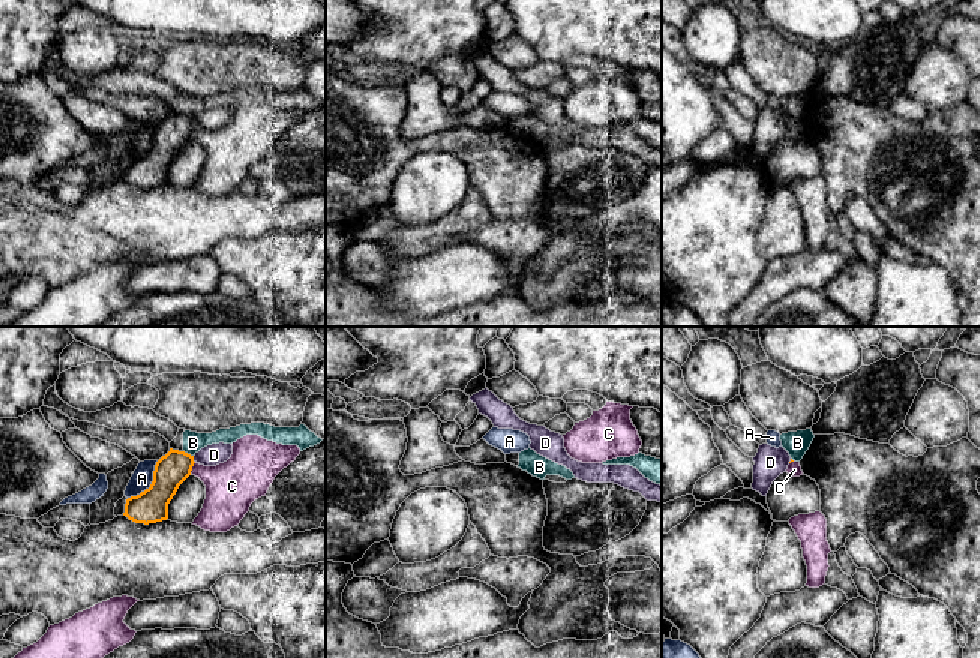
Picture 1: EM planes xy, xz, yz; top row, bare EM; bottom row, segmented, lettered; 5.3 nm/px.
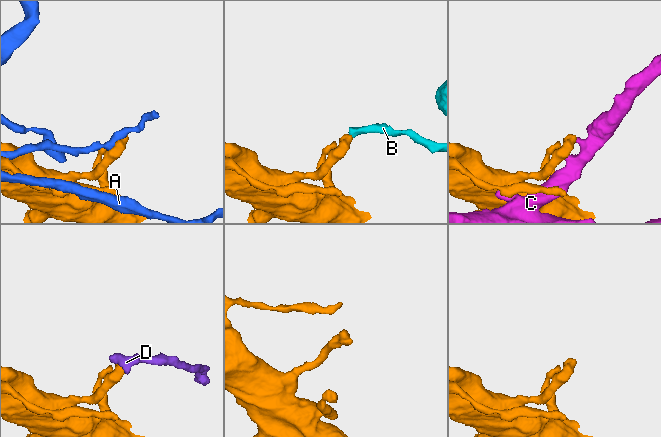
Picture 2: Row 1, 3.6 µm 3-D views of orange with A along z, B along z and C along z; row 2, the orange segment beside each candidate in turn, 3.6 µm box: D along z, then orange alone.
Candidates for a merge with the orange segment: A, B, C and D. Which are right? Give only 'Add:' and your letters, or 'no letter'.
Add: no letter

